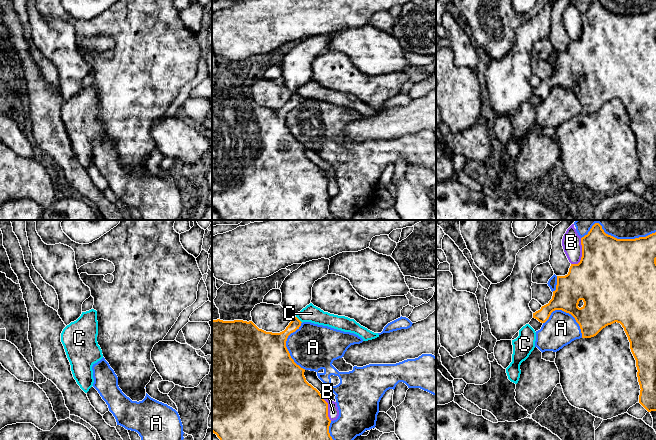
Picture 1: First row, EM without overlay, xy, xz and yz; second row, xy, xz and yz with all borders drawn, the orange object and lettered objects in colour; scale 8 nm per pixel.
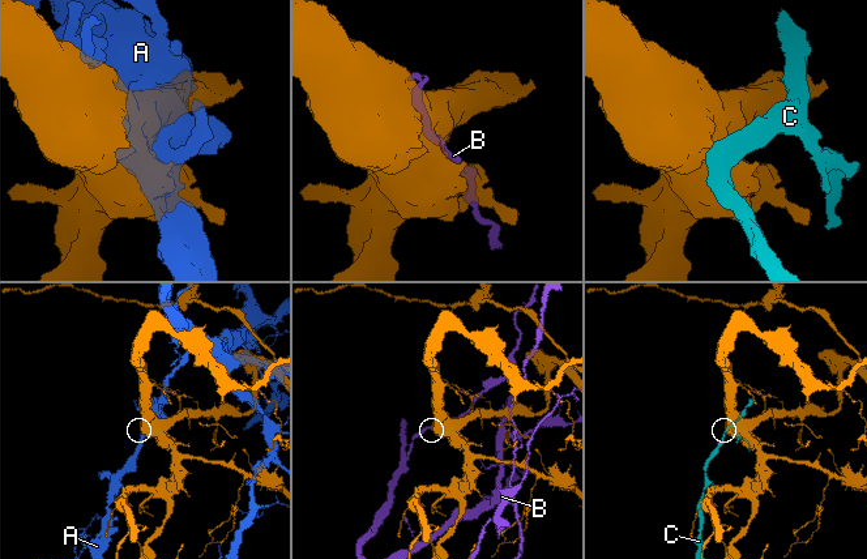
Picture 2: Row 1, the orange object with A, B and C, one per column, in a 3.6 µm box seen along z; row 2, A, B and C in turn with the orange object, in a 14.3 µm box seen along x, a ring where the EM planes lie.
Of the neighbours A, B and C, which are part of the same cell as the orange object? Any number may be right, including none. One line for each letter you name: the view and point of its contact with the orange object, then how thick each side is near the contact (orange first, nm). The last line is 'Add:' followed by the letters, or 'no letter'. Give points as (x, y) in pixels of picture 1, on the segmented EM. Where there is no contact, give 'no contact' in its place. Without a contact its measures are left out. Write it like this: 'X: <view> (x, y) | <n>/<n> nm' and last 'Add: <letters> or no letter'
Add: no letter

